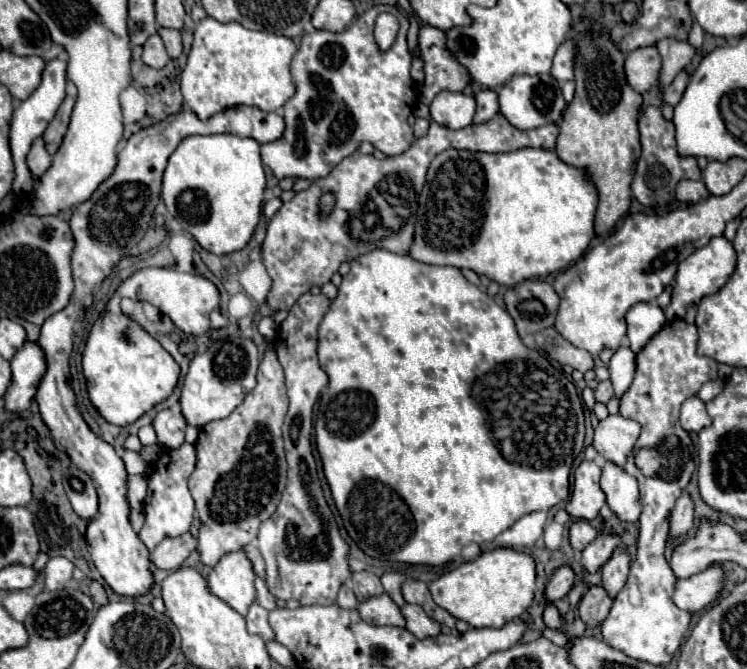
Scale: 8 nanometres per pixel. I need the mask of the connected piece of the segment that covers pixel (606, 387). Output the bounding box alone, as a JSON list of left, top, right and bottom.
[595,381,615,403]

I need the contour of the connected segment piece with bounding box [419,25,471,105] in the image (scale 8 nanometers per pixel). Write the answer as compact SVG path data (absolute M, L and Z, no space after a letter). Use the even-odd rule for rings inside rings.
M423 25L419 33L419 53L425 61L425 83L419 99L429 105L439 91L463 91L471 77L445 49L445 33L431 25Z

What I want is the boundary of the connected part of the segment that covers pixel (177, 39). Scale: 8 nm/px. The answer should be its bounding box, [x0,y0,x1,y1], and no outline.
[157,27,183,59]

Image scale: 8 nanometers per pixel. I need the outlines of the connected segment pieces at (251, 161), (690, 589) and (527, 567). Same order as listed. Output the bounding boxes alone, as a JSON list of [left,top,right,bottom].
[[161,135,265,255],[673,567,727,613],[429,549,535,627]]

